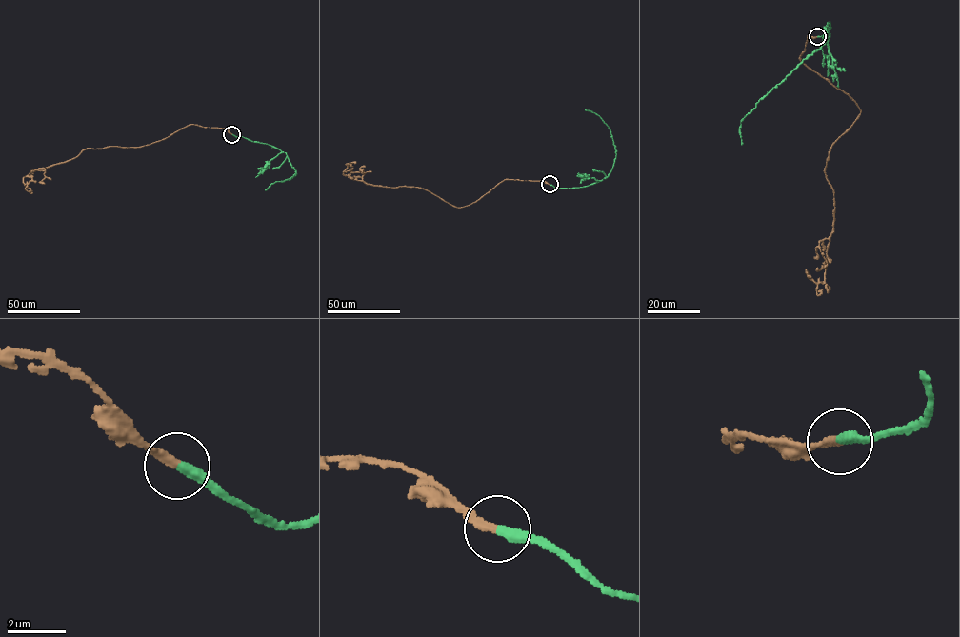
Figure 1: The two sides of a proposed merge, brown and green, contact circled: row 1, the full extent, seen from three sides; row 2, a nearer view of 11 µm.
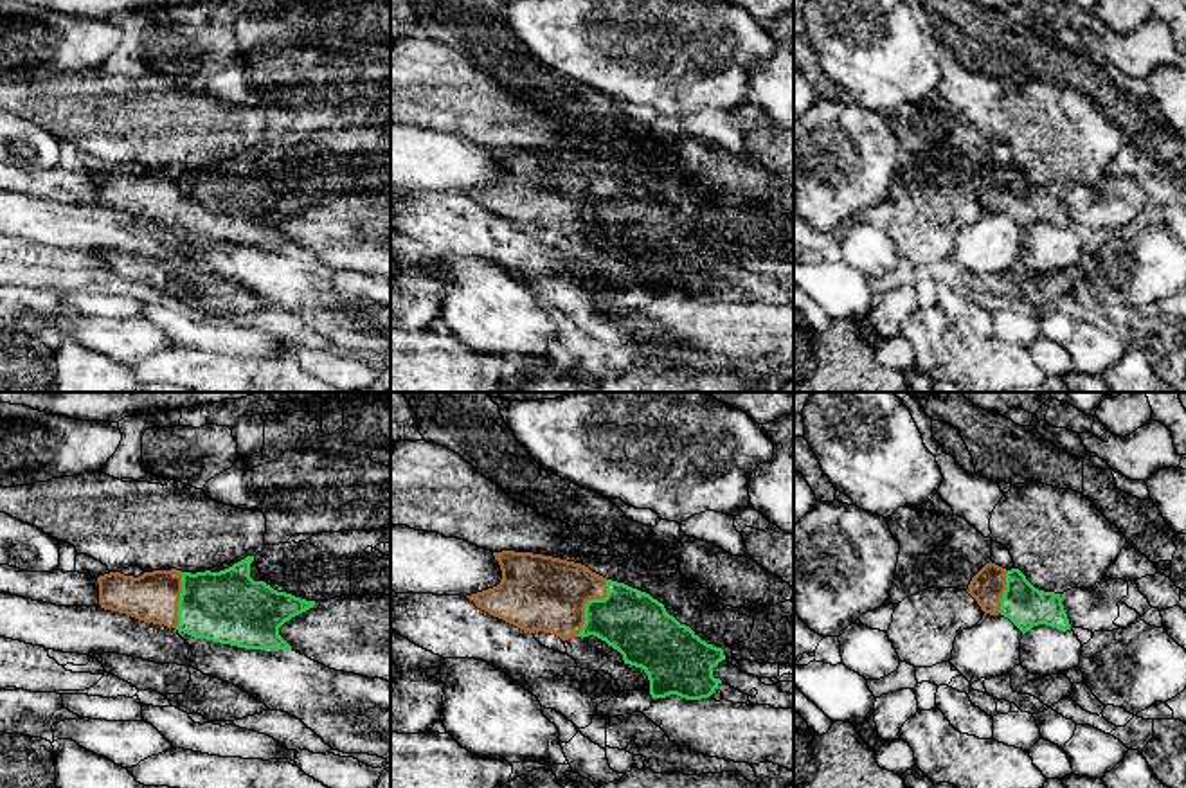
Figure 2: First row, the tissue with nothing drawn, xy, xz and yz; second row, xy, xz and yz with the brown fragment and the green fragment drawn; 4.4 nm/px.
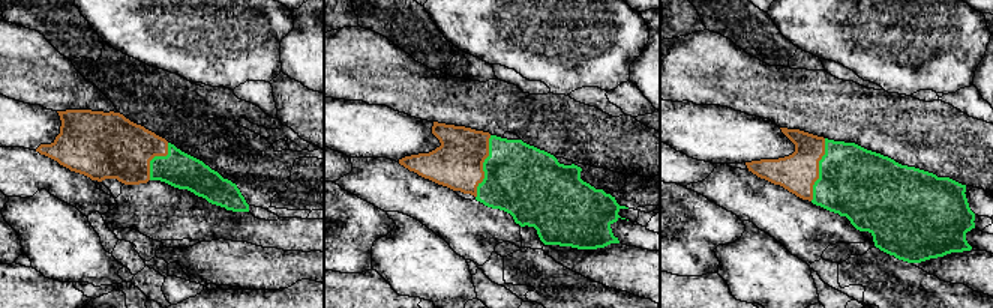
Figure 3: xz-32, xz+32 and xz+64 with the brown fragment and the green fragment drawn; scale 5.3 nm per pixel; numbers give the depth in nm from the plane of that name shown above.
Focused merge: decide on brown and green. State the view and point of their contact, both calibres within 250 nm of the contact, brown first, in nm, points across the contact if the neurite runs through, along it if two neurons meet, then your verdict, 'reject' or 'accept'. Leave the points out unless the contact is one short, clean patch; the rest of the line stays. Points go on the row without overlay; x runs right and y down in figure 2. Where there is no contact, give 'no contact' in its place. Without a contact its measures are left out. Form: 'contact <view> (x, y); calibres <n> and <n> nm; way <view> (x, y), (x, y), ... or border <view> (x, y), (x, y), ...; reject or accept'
contact xz (585, 200); calibres 340 and 280 nm; way xz (537, 189), (585, 200), (607, 205), (630, 218); accept

